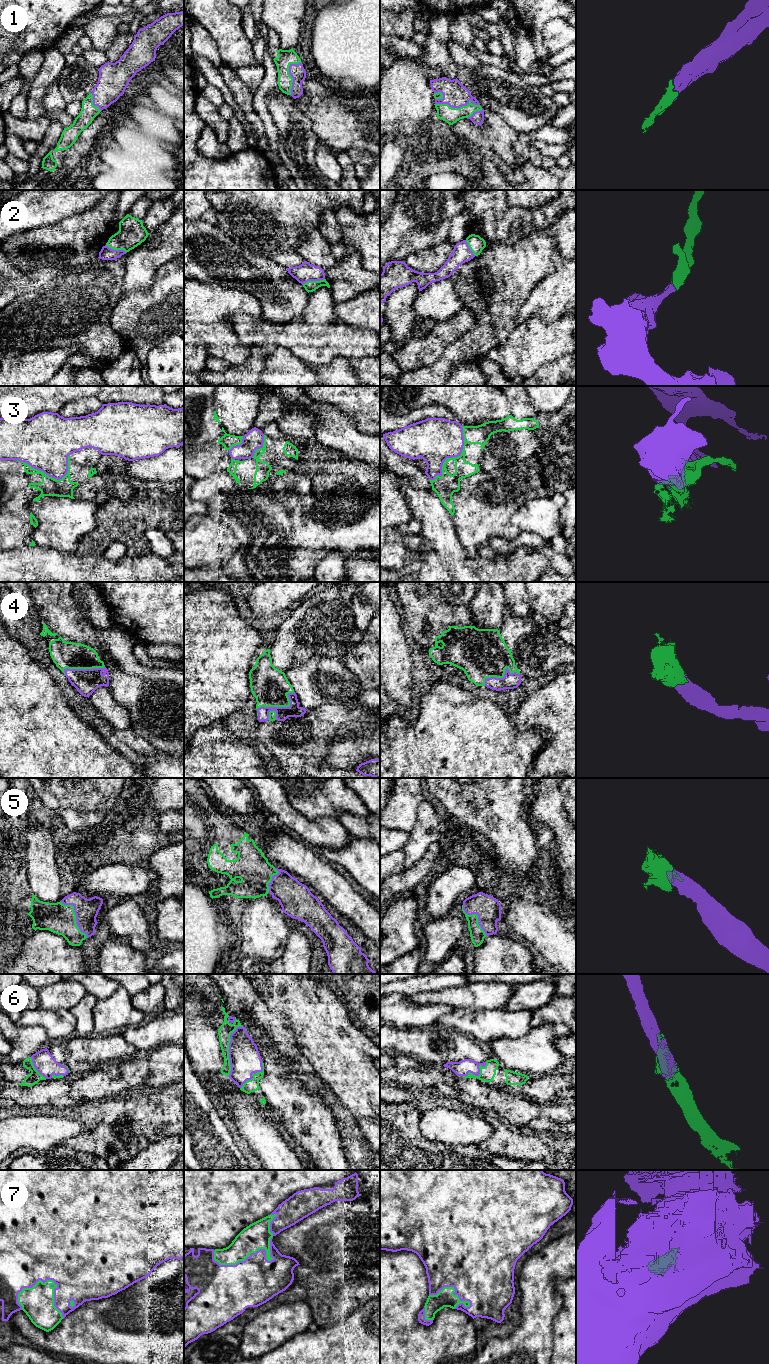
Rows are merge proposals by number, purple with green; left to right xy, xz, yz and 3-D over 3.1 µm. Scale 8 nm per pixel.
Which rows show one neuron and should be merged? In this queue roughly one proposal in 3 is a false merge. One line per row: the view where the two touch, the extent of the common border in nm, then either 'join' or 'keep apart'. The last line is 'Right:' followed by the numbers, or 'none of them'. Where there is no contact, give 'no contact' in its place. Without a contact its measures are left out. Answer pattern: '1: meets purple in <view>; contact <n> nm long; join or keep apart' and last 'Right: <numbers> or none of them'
1: meets purple in yz; contact 360 nm long; join
2: meets purple in xz; contact 190 nm long; join
3: meets purple in yz; contact 500 nm long; keep apart
4: meets purple in xz; contact 340 nm long; join
5: meets purple in xy; contact 360 nm long; join
6: meets purple in xz; contact 440 nm long; join
7: meets purple in xz; contact 650 nm long; join
Right: 1, 2, 4, 5, 6, 7

